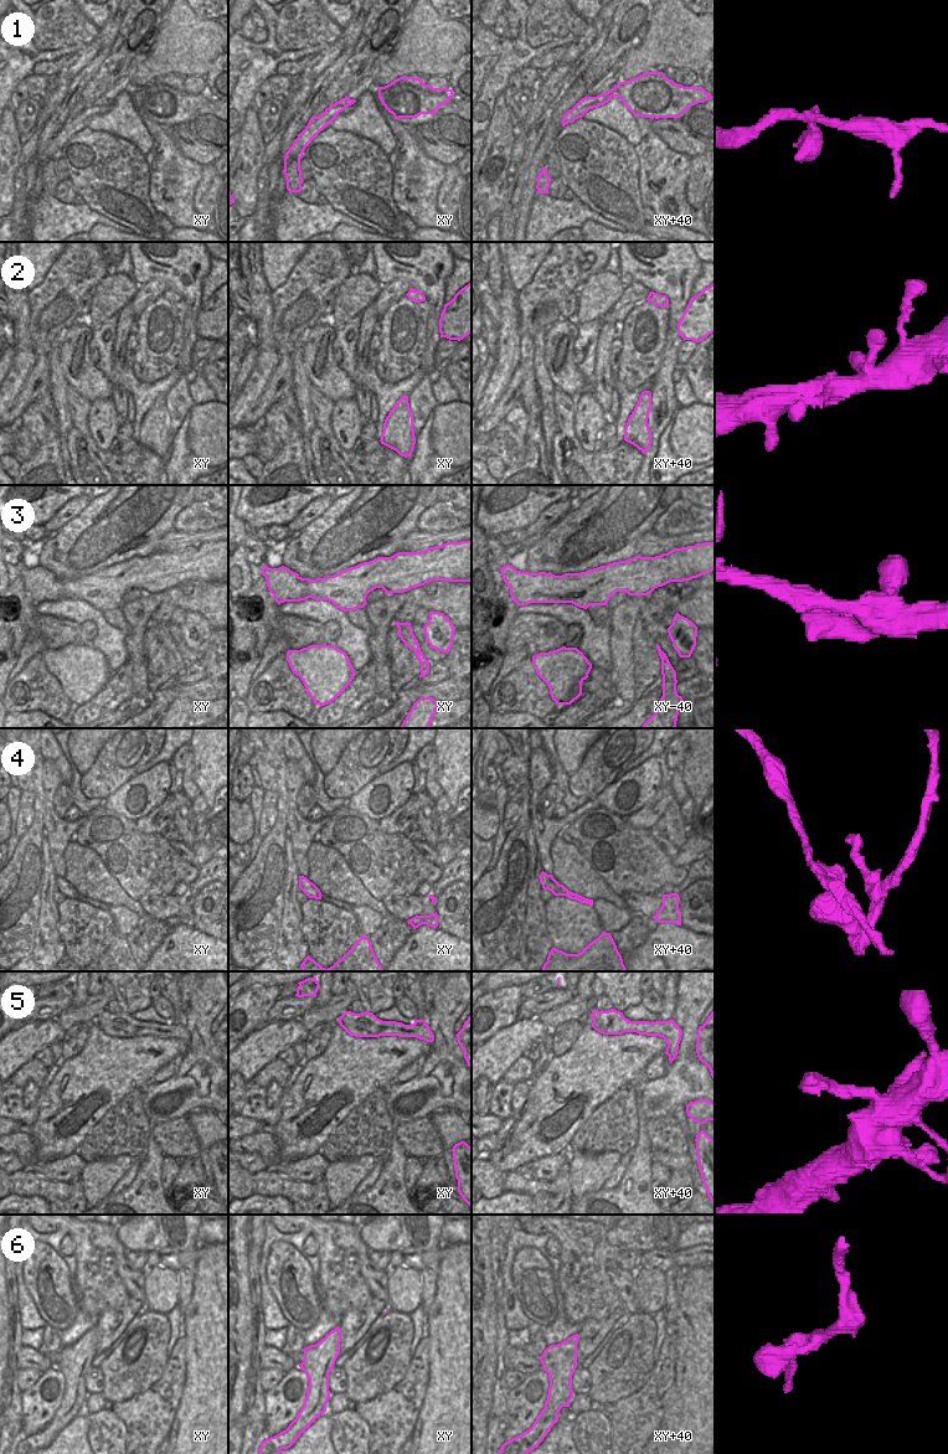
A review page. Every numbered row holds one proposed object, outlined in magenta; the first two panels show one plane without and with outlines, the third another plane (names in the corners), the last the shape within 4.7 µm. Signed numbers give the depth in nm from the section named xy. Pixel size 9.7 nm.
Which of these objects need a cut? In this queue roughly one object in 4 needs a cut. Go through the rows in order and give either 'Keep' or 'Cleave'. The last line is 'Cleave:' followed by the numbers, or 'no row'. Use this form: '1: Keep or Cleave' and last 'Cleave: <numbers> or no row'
1: Keep
2: Keep
3: Keep
4: Cleave
5: Keep
6: Keep
Cleave: 4.

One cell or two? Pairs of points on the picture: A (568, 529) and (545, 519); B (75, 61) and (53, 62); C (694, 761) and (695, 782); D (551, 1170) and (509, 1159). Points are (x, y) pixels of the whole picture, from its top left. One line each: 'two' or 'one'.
A: two
B: two
C: one
D: two

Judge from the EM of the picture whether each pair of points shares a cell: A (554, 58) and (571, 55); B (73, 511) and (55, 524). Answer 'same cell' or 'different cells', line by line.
A: different cells
B: same cell

